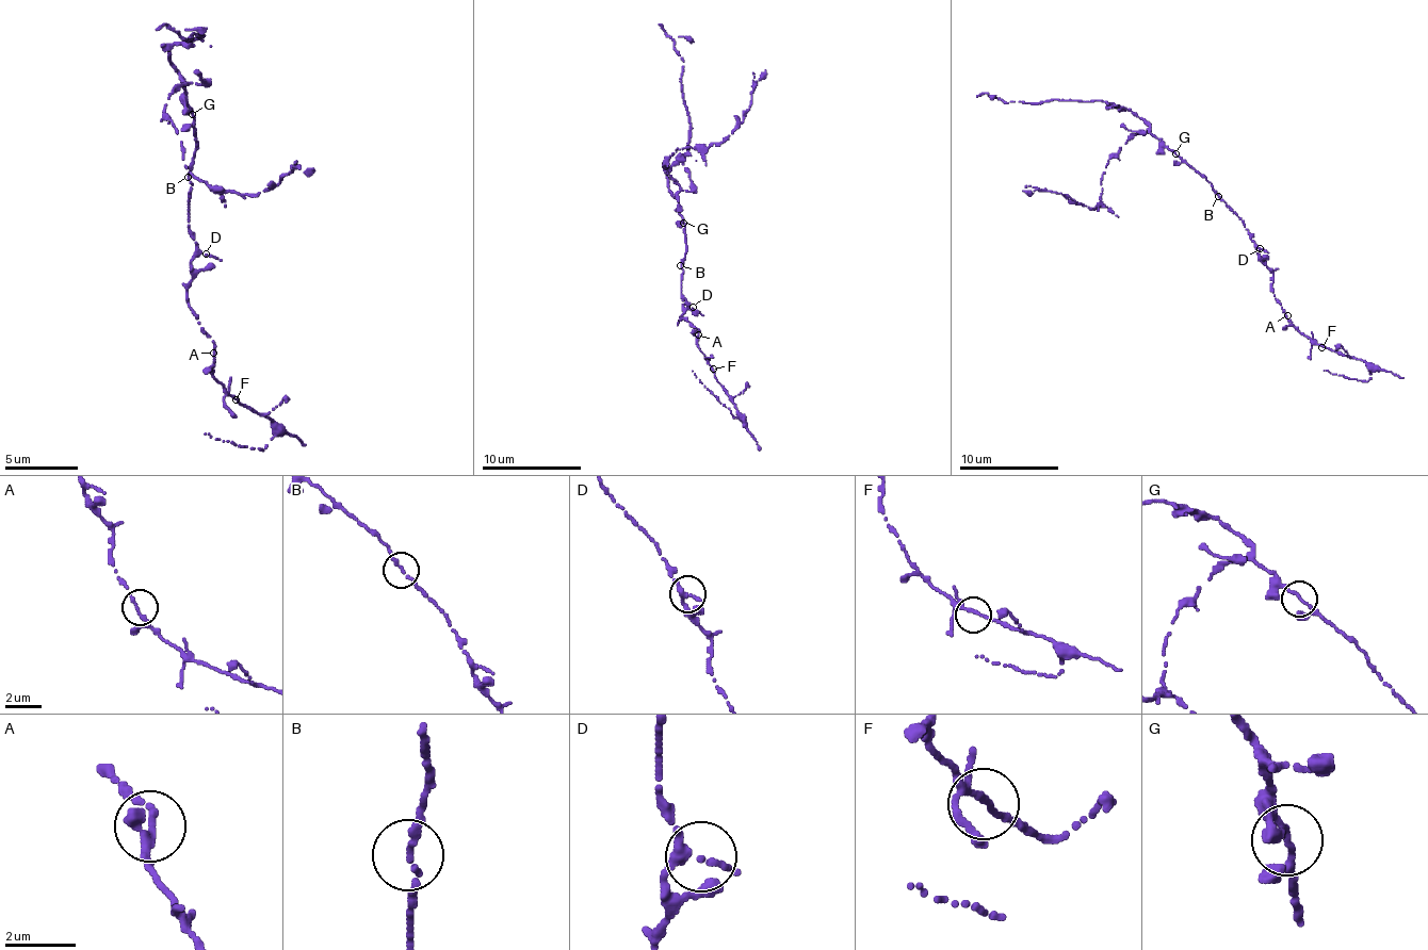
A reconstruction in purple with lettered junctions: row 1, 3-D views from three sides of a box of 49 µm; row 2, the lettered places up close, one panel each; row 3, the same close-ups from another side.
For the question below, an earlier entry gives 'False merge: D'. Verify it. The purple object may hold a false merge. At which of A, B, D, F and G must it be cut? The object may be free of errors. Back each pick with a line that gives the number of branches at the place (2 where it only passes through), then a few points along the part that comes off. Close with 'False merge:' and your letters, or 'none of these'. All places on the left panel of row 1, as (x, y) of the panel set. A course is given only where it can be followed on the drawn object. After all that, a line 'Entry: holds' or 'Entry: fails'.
False merge: none of these
Entry: fails

